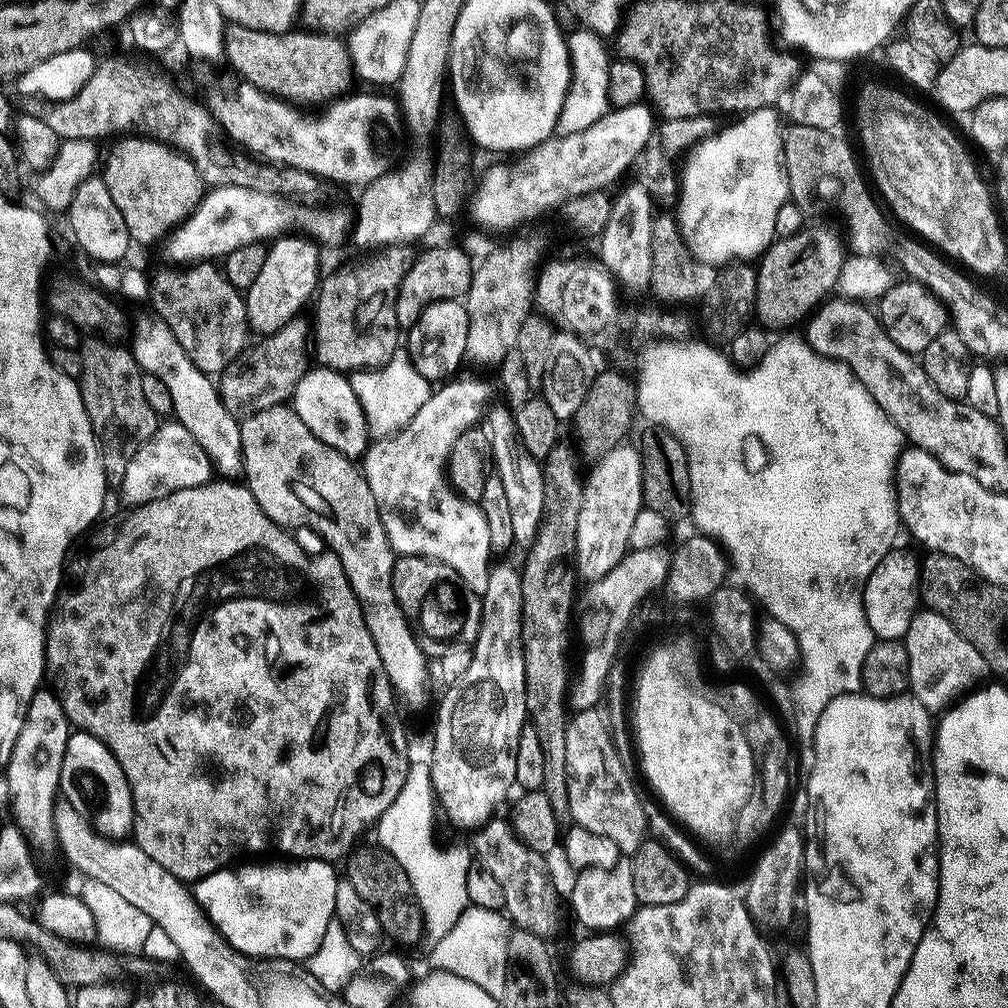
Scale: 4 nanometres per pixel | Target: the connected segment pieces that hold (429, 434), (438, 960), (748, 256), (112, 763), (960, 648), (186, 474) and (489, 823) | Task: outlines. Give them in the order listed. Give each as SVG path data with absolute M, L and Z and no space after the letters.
M452 378L441 383L437 387L440 389L429 395L422 410L418 410L411 423L396 436L369 443L368 451L362 457L362 471L370 486L370 494L374 494L374 502L378 502L378 514L393 552L400 556L425 556L428 560L450 566L464 579L470 590L482 594L488 589L490 568L494 563L490 529L486 526L479 503L464 499L450 487L446 469L454 442L458 442L464 432L481 423L480 407L488 400L488 388L480 380L460 379Z
M468 905L456 924L442 940L433 943L428 956L431 971L452 972L484 988L490 996L503 1001L508 979L507 923L500 918L501 913L491 908Z
M775 107L749 113L748 125L733 128L722 142L700 146L697 163L688 180L688 200L682 205L682 231L692 255L704 264L723 266L736 261L748 262L767 252L776 231L774 218L789 199L788 178L782 163L782 127Z
M76 730L68 737L62 777L80 791L84 804L96 815L94 827L109 838L124 838L134 824L132 788L114 754L92 733Z
M917 611L902 642L908 655L908 686L911 695L929 710L947 709L965 689L977 683L976 676L986 672L982 654L978 654L978 650L974 650L974 646L970 646L970 642L958 634L953 624L937 612Z
M161 423L156 429L156 435L130 458L126 466L122 491L129 500L129 505L139 506L154 502L158 498L166 498L178 490L207 484L213 476L213 460L198 444L194 434L190 434L190 430L186 430L186 426L181 424Z
M489 818L475 829L471 851L479 863L485 864L498 878L502 886L504 899L503 911L512 915L511 923L516 928L525 928L534 934L552 938L556 932L556 908L548 897L548 884L544 881L544 872L540 869L537 853L525 846L516 835L516 829L507 819Z

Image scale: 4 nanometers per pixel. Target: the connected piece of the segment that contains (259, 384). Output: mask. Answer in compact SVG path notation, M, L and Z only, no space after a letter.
M300 322L285 324L280 331L271 333L269 340L272 341L265 346L265 351L257 358L252 369L244 368L241 372L228 370L219 377L218 391L233 416L253 416L267 408L275 408L291 401L298 382L310 368L310 332L298 323Z

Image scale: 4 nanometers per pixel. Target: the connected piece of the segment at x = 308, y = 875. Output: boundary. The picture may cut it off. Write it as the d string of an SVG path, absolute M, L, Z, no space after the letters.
M297 859L295 862L284 862L288 864L248 864L245 868L233 867L231 870L221 870L212 872L205 876L203 880L197 880L194 884L194 899L206 916L213 924L216 925L217 932L232 945L238 952L253 958L275 958L278 960L294 960L297 962L307 961L318 949L326 930L334 923L332 916L336 912L336 872L331 863L326 860L302 860Z

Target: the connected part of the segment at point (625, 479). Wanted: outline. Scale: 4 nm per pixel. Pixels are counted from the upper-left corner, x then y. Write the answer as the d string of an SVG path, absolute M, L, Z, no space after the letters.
M621 442L595 462L597 464L593 466L592 473L587 473L584 481L582 514L578 516L578 542L576 543L576 556L589 578L601 578L627 555L630 551L628 539L632 532L637 531L639 512L644 507L644 459L639 447L632 445L631 448L628 442Z

